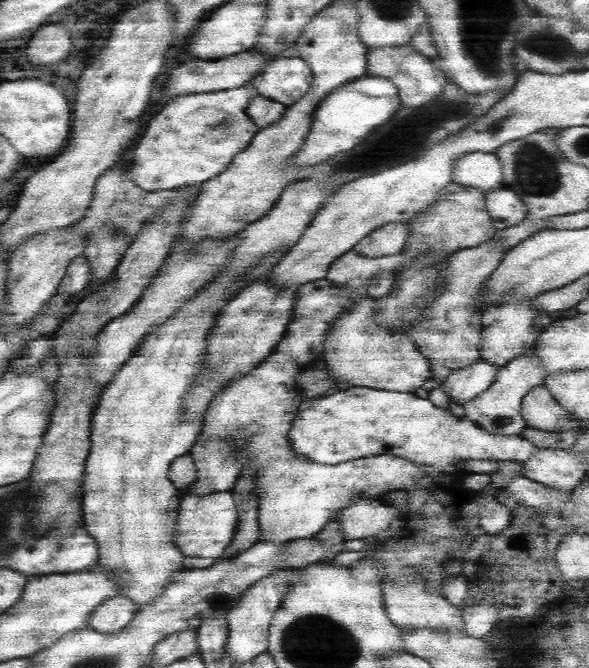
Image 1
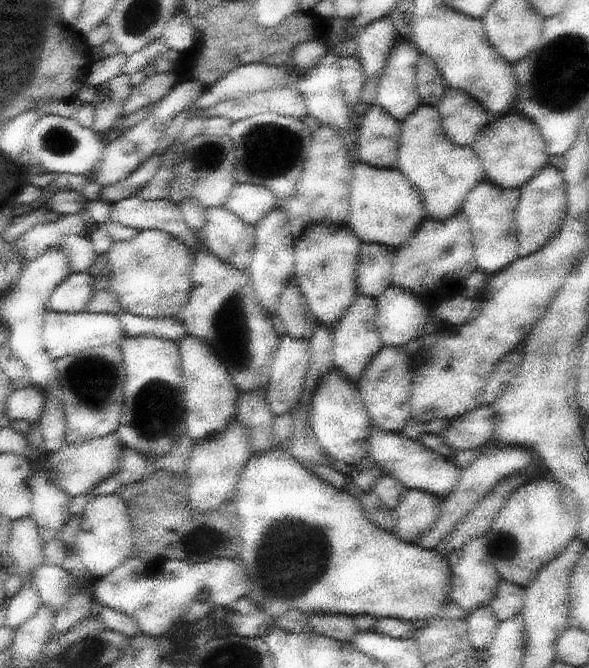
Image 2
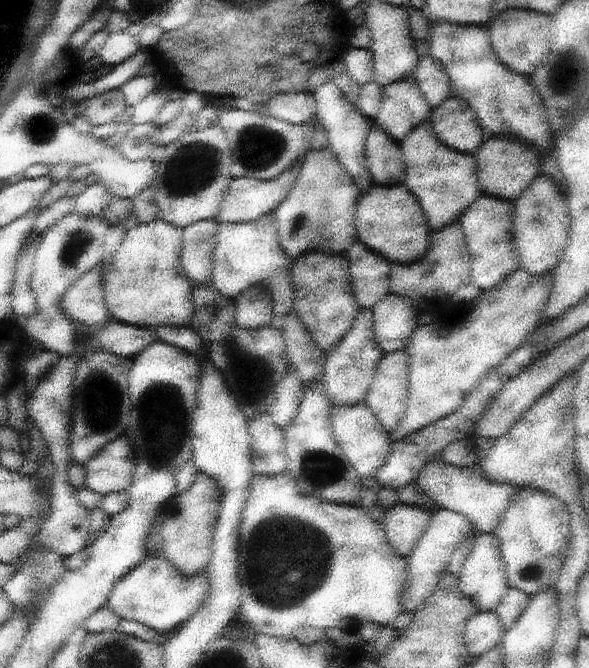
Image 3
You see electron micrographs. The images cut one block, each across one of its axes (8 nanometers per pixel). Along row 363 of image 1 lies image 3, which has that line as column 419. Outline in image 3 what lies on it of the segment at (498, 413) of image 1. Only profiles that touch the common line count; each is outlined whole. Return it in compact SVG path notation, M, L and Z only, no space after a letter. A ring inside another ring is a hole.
M395 506L389 510L389 514L383 520L383 528L387 532L391 548L399 552L399 556L409 558L427 530L431 528L433 514L419 506Z

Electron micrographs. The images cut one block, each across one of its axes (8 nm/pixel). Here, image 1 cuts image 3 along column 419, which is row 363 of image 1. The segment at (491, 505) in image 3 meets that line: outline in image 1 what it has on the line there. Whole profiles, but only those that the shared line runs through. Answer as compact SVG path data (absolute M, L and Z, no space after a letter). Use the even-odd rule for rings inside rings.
M480 360L464 370L448 374L446 380L440 382L440 386L450 402L464 406L494 384L498 370L500 370L498 366L492 366L484 360Z

